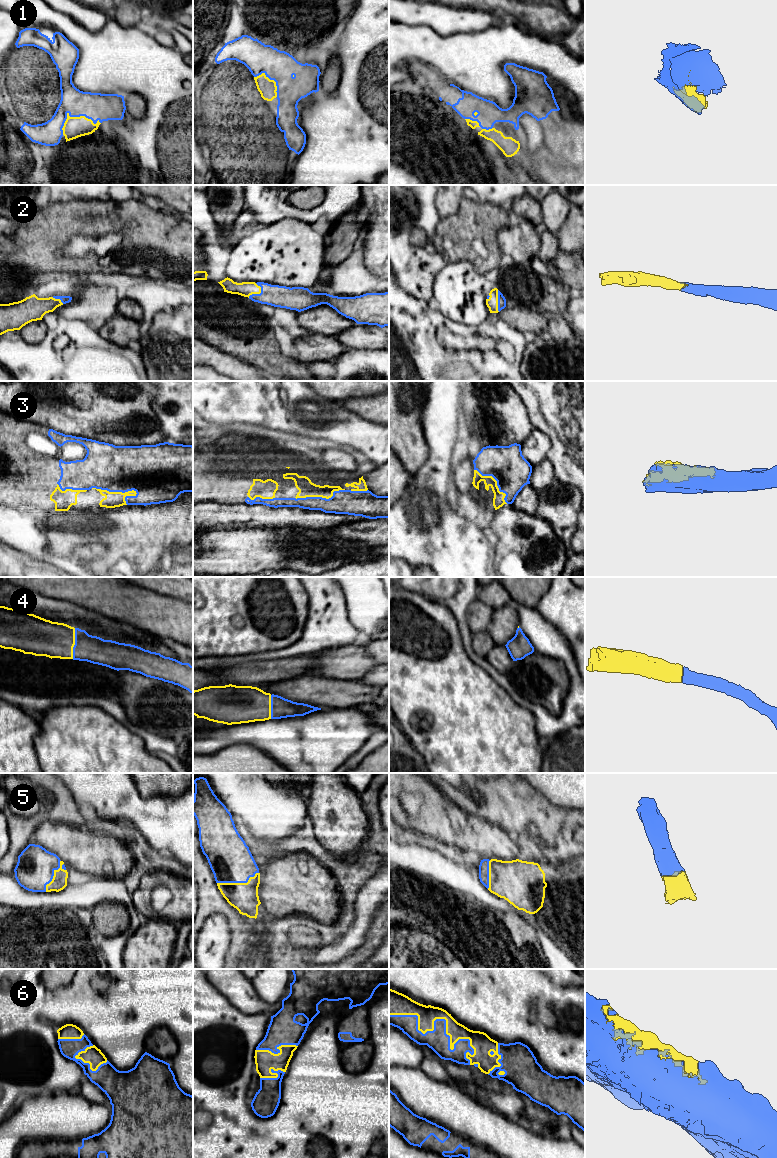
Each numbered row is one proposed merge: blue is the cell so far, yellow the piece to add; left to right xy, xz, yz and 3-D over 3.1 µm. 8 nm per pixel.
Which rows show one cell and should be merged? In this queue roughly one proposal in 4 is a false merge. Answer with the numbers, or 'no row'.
1, 2, 3, 4, 5, 6

